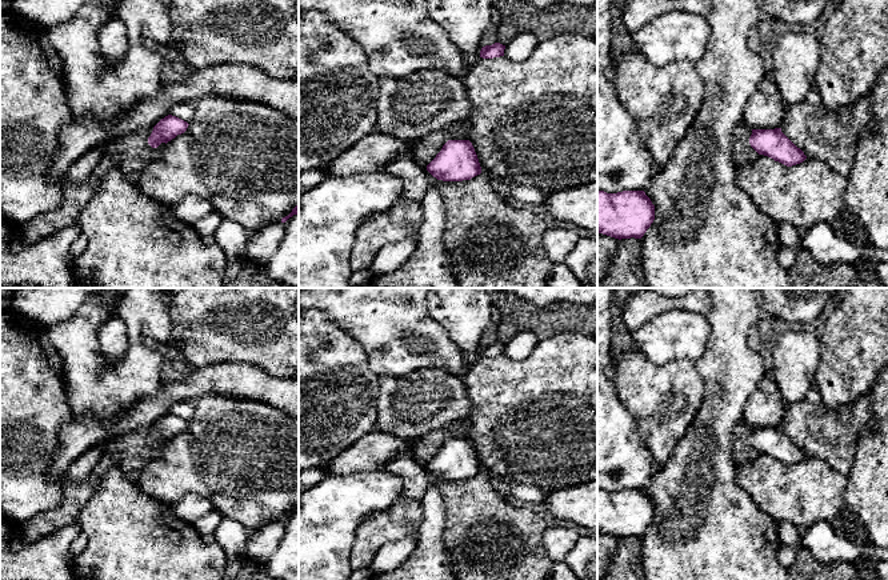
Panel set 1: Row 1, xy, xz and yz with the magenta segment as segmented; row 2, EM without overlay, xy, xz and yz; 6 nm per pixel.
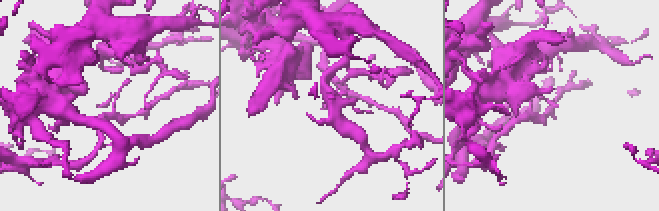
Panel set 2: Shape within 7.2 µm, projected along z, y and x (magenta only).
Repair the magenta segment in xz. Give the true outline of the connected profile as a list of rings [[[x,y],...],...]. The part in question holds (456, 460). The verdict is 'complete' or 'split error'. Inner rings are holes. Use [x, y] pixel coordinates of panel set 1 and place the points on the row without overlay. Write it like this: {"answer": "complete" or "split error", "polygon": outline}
{"answer": "complete", "polygon": [[[448,439],[427,469],[443,480],[463,480],[481,472],[481,465],[469,439]]]}

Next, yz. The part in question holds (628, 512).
{"answer": "complete", "polygon": [[[597,489],[597,532],[641,537],[655,519],[655,504],[644,489]]]}

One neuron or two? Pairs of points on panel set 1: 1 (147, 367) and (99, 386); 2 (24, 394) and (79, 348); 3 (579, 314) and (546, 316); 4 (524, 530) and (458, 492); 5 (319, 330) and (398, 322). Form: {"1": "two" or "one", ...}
{"1": "one", "2": "two", "3": "one", "4": "one", "5": "two"}

